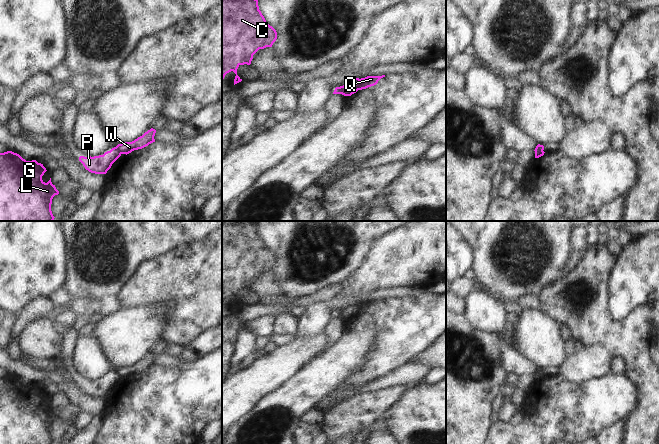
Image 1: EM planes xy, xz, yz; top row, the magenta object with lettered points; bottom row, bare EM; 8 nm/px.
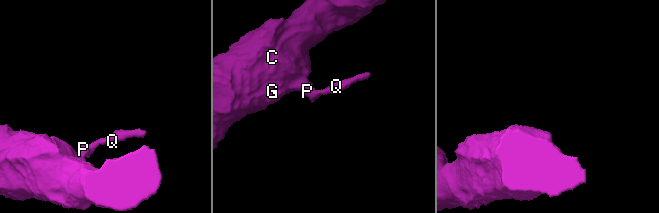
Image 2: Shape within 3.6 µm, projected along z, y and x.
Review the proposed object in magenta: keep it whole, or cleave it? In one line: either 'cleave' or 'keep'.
cleave

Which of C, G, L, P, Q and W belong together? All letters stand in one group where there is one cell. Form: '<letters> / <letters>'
C G L P / Q W

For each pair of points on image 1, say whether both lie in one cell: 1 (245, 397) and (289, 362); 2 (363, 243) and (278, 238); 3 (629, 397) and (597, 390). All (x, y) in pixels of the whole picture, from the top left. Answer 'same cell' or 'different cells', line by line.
1: same cell
2: same cell
3: same cell

